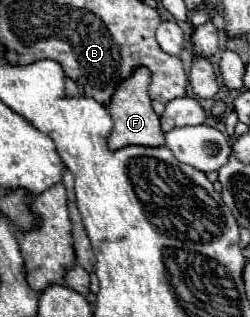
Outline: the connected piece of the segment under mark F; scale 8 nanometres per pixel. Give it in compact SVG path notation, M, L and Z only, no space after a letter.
M138 66L116 88L110 102L106 104L106 108L108 108L108 112L110 112L112 120L114 120L114 130L108 136L110 150L118 150L118 148L128 146L128 144L140 144L140 146L162 146L164 144L164 132L160 130L158 114L150 106L148 84L150 84L150 72L146 70L146 66Z

